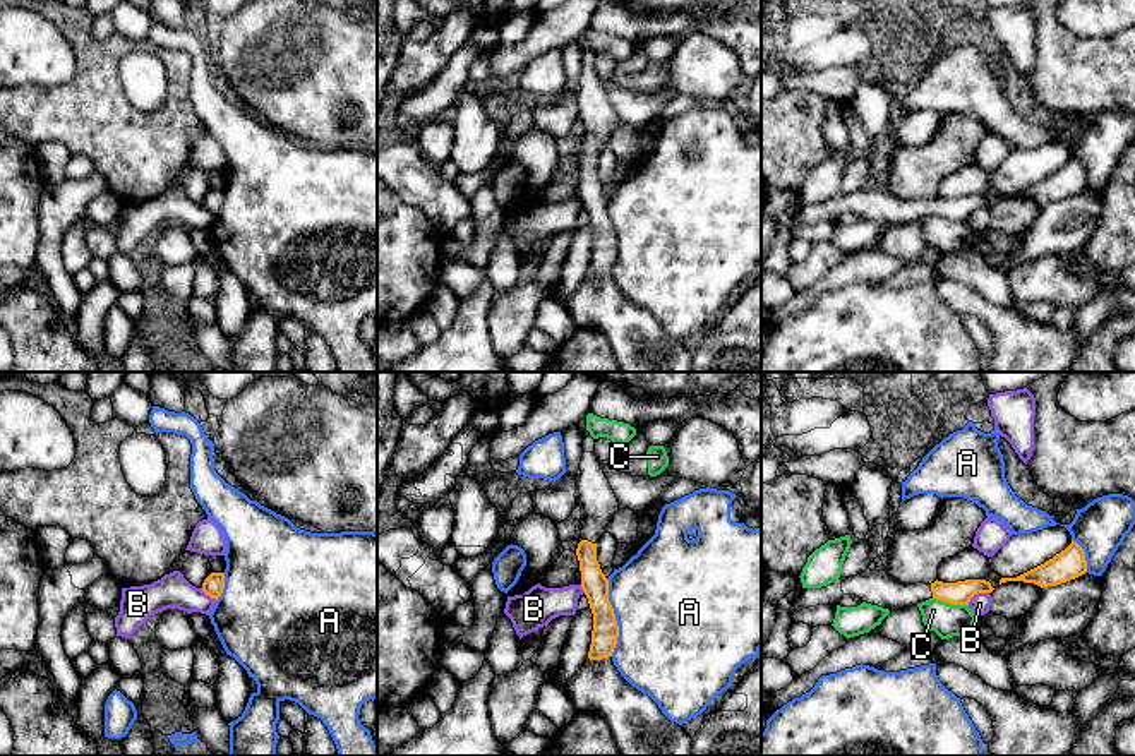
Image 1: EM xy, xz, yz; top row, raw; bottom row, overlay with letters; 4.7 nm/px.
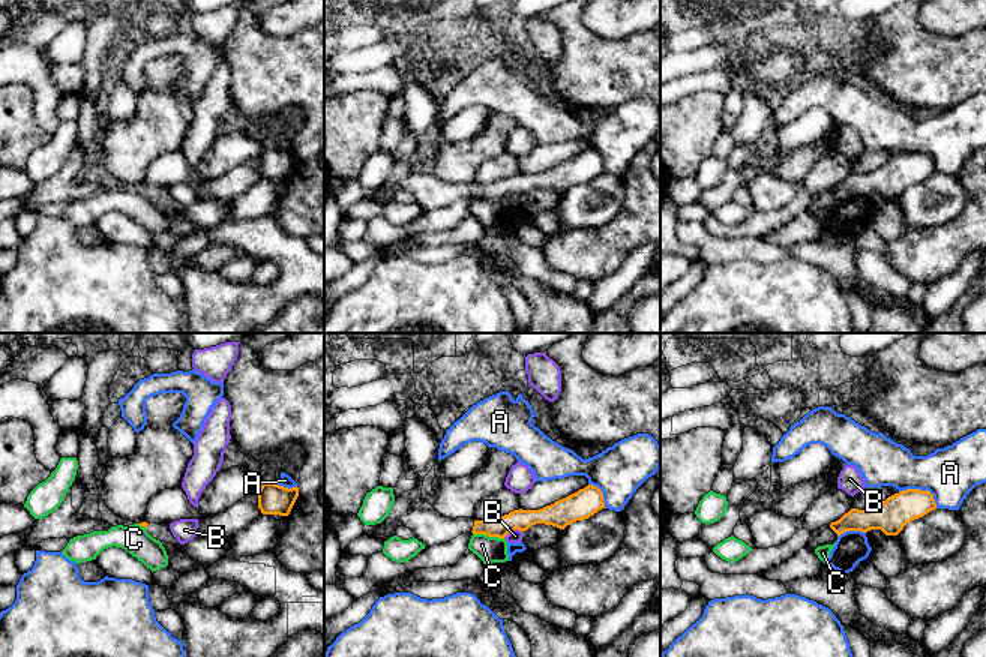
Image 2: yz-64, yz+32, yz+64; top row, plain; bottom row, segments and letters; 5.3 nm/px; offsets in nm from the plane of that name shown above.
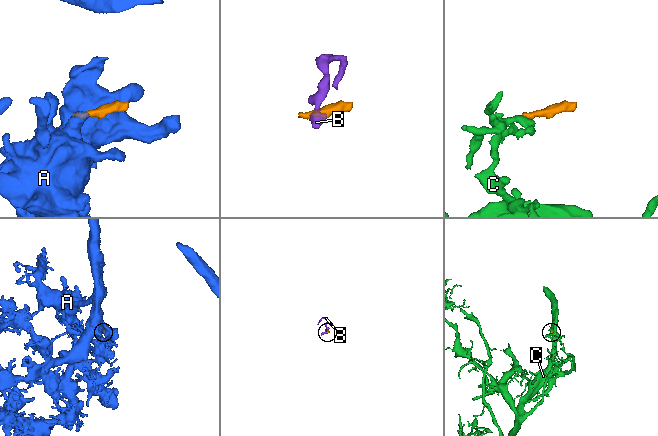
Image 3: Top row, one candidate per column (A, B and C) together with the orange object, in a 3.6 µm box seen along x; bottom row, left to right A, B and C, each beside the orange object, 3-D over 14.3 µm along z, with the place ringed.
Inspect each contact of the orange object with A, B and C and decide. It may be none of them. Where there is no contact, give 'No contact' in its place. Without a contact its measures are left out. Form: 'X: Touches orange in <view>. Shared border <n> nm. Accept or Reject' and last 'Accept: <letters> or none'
A: Touches orange in xz. Shared border 360 nm. Reject
B: Touches orange in yz. Shared border 120 nm. Reject
C: Touches orange in yz. Shared border 170 nm. Reject
Accept: none

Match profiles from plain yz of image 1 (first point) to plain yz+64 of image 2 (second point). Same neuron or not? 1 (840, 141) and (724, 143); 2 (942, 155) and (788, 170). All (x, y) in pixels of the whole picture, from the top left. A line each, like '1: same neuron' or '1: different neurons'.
1: same neuron
2: same neuron

